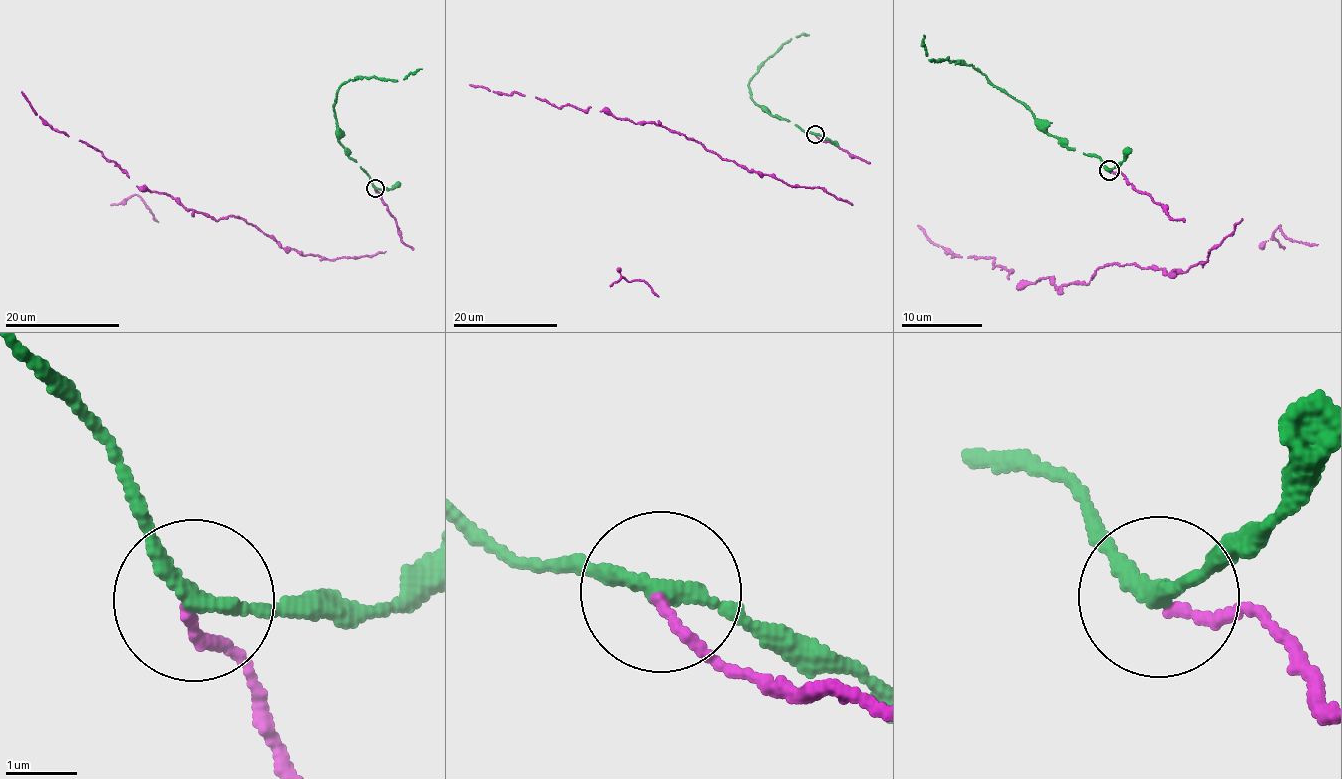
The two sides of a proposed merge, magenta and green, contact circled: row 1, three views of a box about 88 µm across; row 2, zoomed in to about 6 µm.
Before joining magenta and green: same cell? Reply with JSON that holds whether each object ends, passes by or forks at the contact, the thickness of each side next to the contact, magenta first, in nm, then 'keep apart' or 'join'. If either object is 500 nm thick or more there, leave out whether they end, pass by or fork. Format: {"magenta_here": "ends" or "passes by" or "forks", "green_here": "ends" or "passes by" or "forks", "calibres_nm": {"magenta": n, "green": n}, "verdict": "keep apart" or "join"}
{"magenta_here": "ends", "green_here": "passes by", "calibres_nm": {"magenta": 120, "green": 200}, "verdict": "join"}

